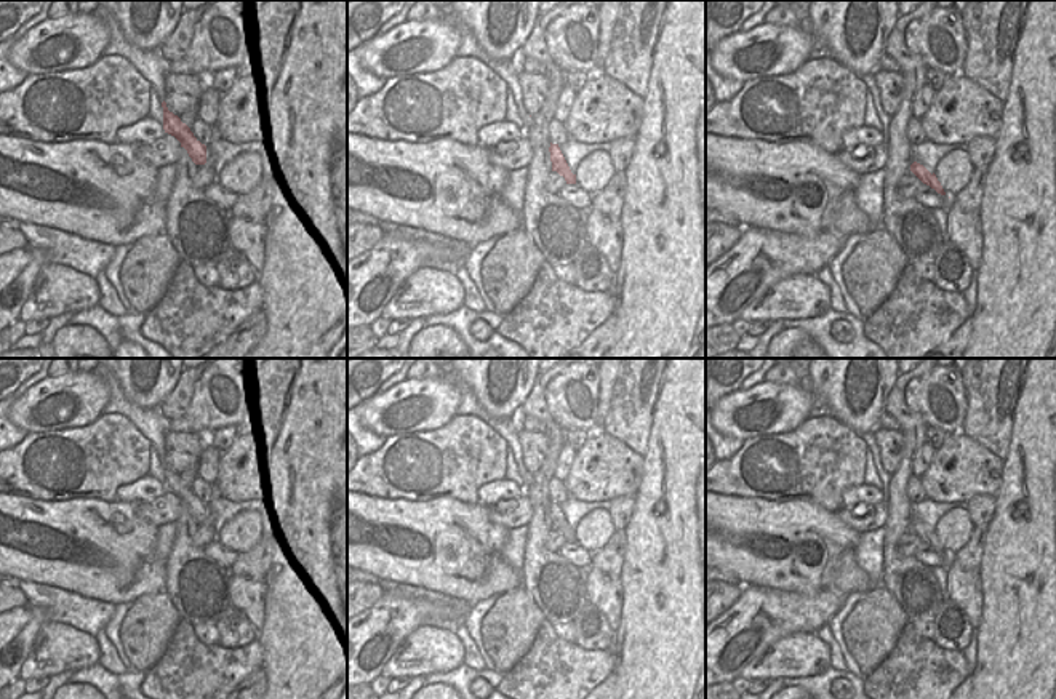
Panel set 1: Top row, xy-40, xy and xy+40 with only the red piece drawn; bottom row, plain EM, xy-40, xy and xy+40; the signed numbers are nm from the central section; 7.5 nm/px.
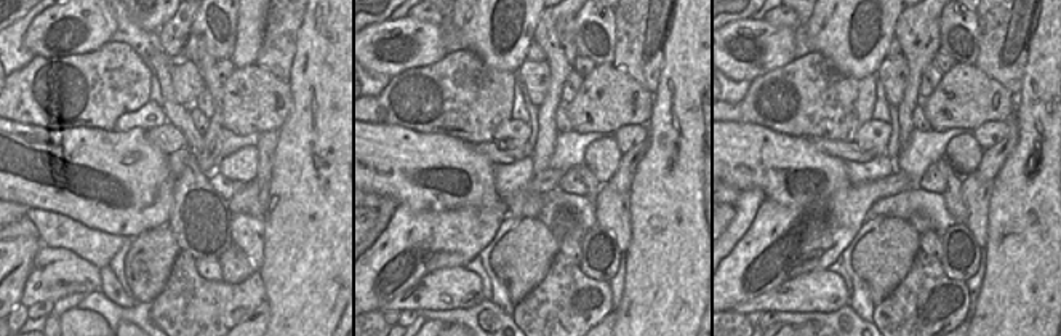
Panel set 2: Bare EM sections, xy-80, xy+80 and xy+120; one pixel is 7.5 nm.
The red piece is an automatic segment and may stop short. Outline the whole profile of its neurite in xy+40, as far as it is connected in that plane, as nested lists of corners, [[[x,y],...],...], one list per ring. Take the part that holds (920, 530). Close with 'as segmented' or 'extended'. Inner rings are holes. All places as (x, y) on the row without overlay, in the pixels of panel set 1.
[[[914,520],[910,523],[910,529],[926,544],[930,544],[931,547],[934,547],[938,552],[946,553],[941,541],[938,539],[936,533],[930,531],[923,523]]] | as segmented

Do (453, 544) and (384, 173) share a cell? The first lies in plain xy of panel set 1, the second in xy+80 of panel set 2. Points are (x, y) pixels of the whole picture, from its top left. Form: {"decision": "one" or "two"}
{"decision": "one"}

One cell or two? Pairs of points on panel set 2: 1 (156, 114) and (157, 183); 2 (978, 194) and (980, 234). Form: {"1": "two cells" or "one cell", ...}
{"1": "two cells", "2": "one cell"}

